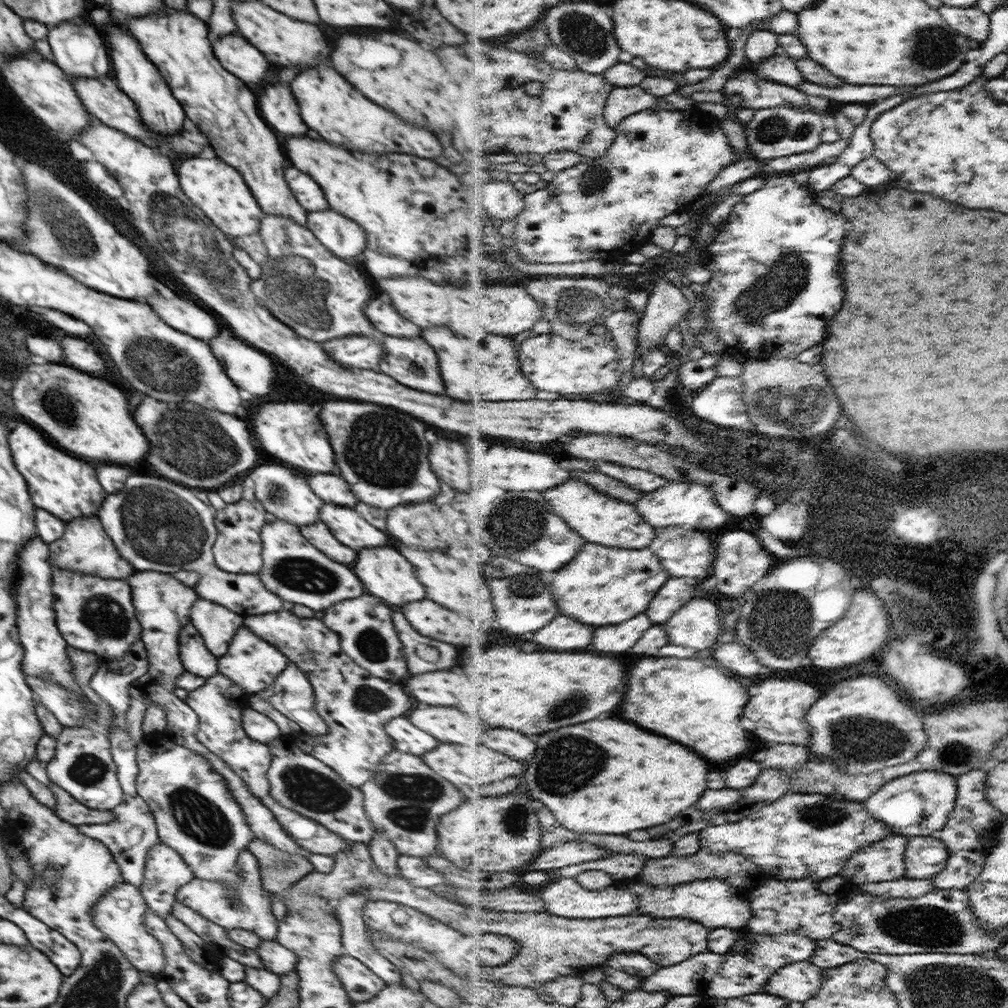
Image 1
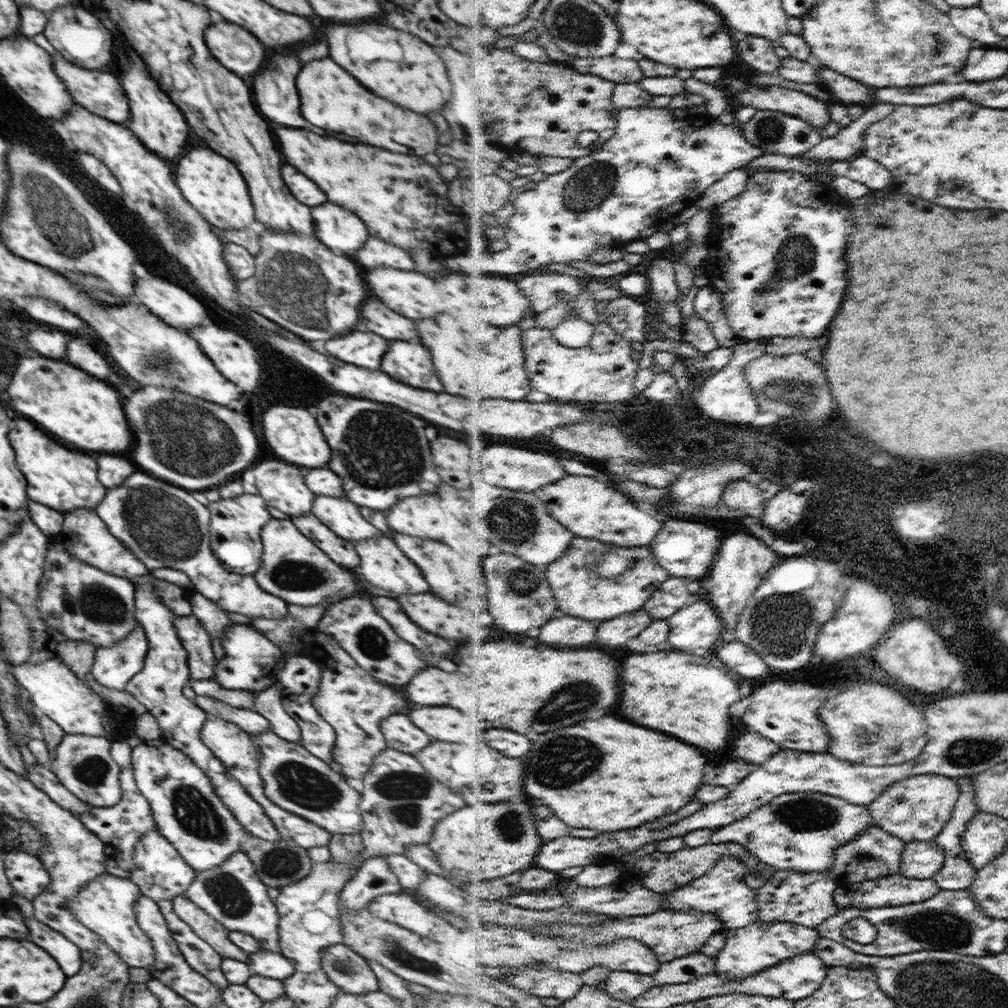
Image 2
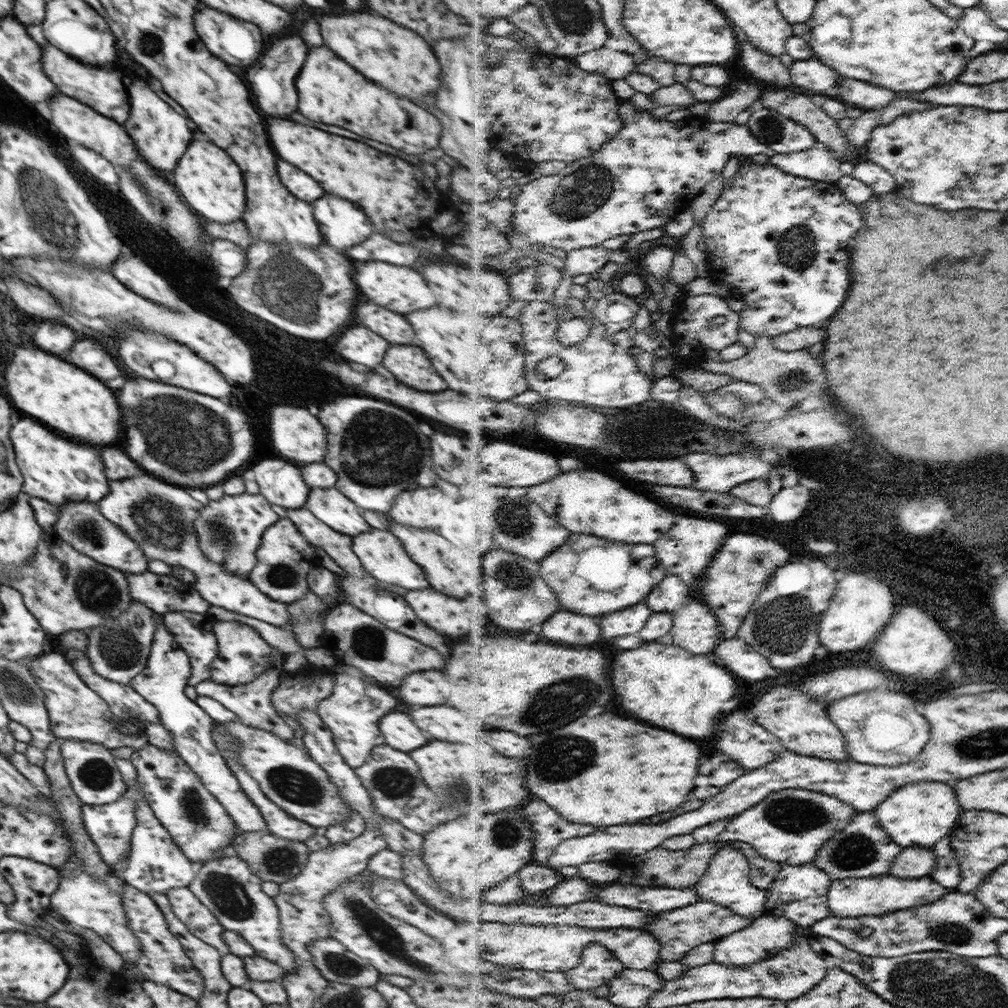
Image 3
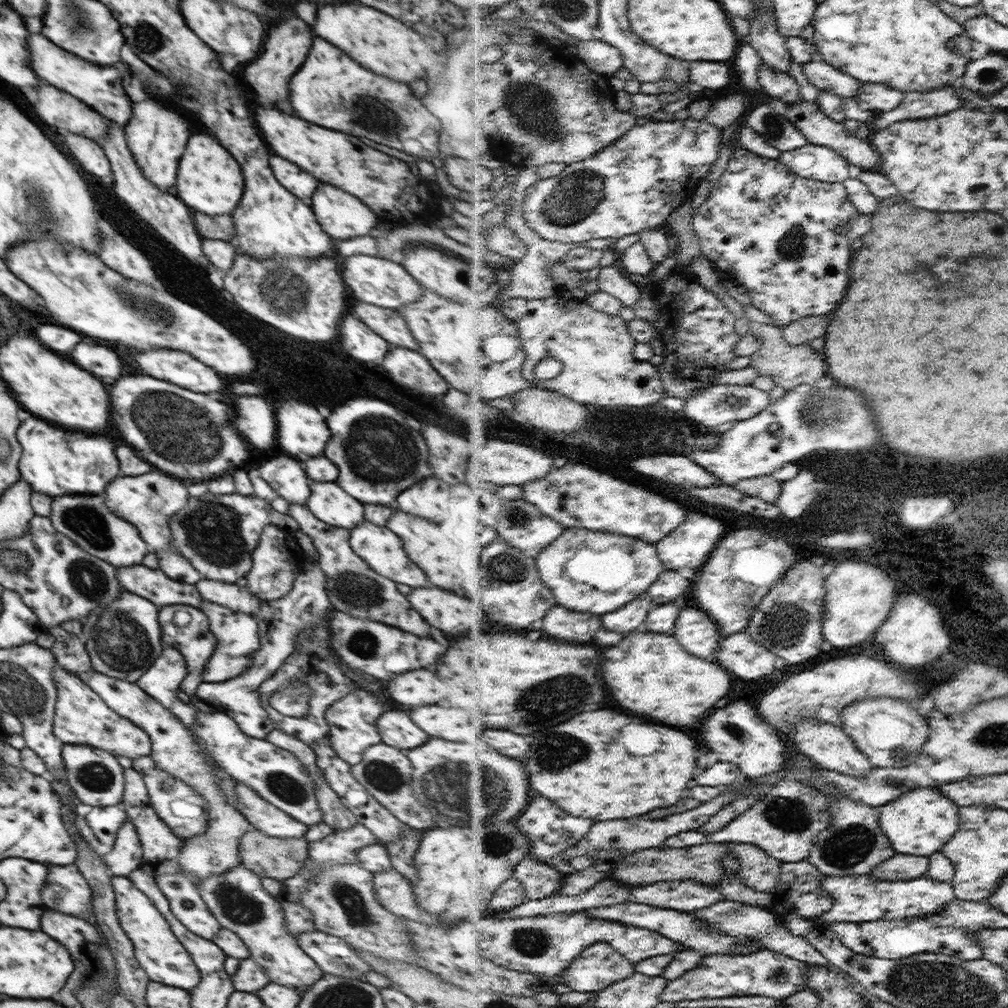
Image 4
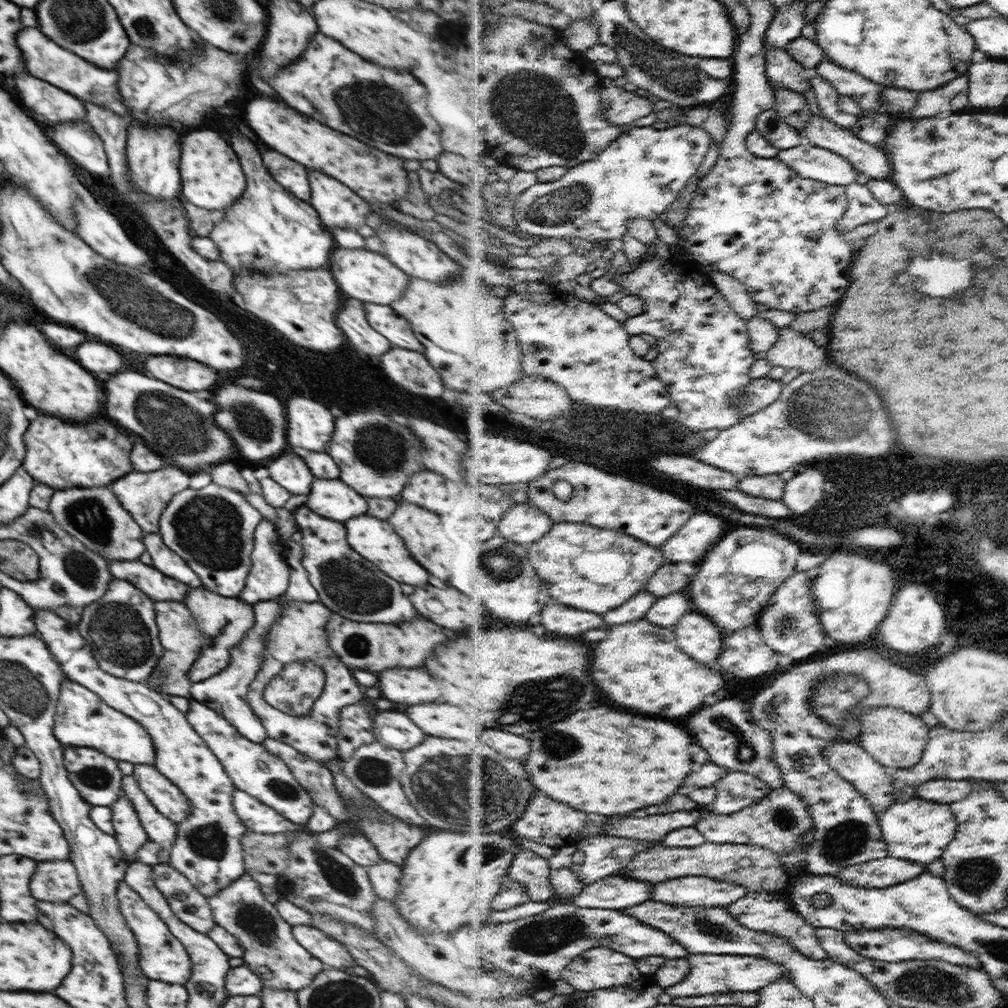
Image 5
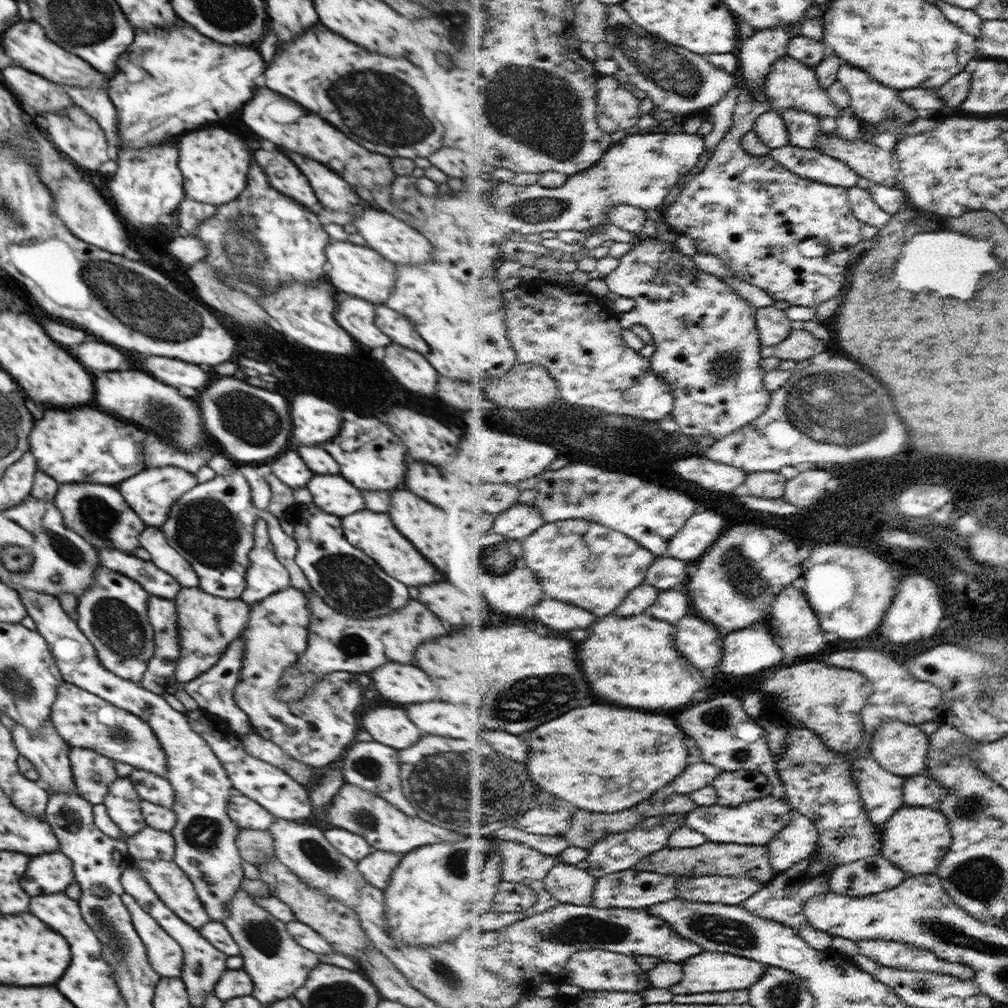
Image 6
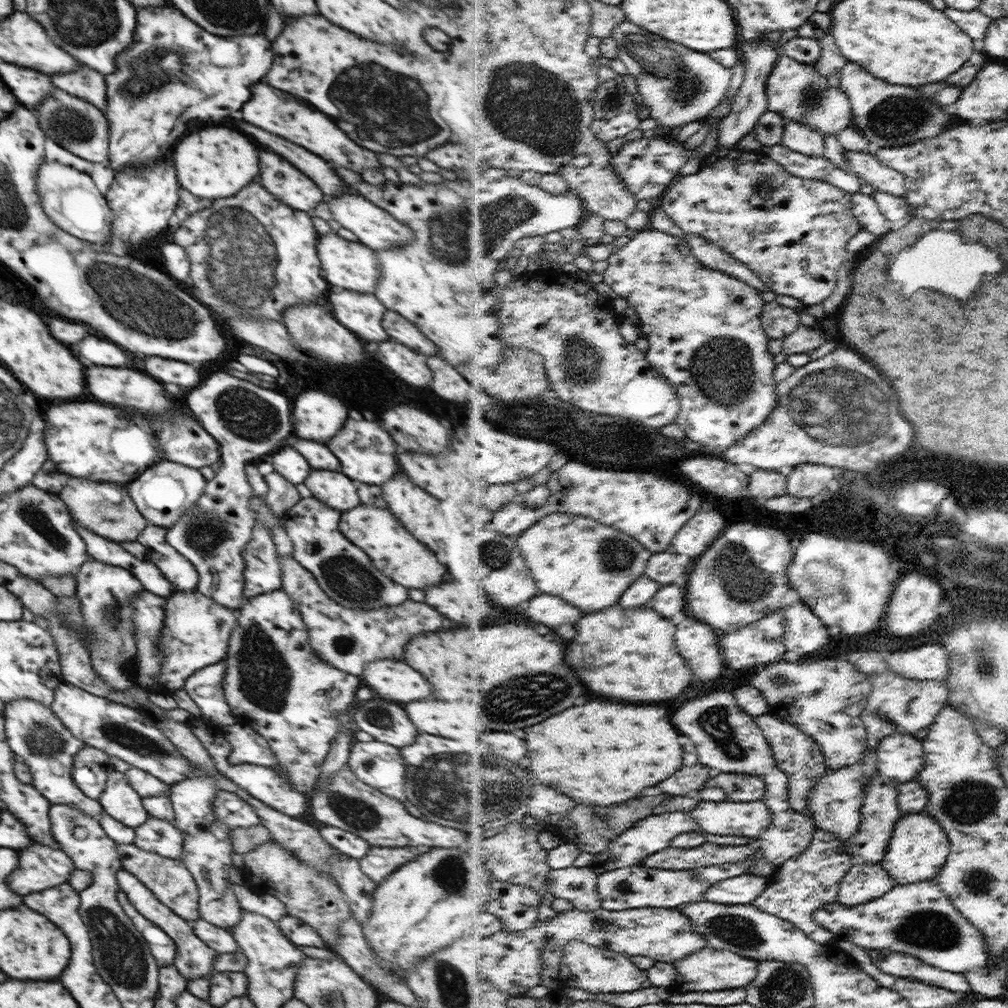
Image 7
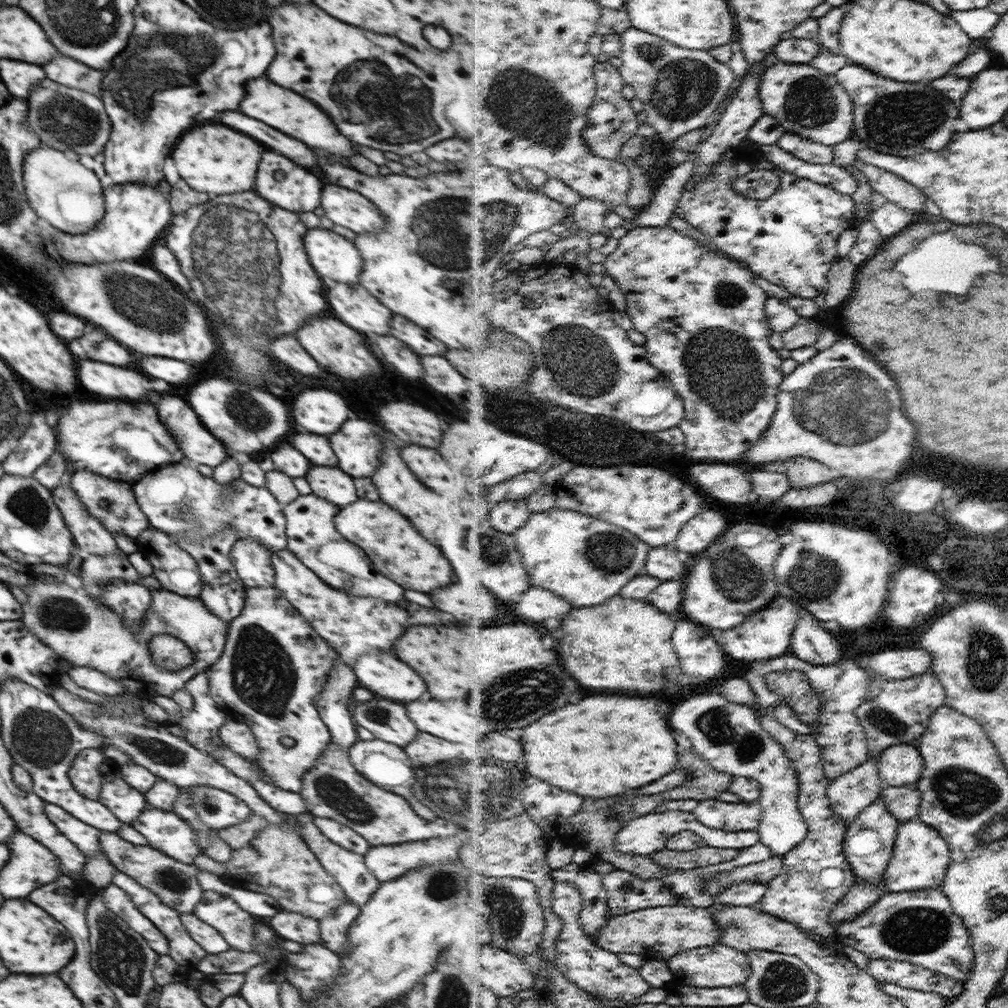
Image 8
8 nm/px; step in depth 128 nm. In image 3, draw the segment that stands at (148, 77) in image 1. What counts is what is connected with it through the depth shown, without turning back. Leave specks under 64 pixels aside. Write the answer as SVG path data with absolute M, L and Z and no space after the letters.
M142 80L128 82L127 93L129 96L130 112L128 120L123 124L125 131L131 136L137 153L161 176L168 176L180 156L186 152L188 142L192 140L192 130L188 120L172 110L166 102L162 102Z

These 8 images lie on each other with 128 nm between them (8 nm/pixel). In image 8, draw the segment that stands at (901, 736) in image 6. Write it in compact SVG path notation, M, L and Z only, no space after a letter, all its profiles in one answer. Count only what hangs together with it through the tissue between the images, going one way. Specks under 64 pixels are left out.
M908 743L889 748L881 760L882 778L890 786L911 786L916 789L924 770L925 759L921 751Z

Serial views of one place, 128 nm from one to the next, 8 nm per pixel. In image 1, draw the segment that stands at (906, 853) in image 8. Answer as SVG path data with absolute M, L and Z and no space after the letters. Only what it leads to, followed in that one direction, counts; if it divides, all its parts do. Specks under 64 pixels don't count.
M926 770L898 777L886 783L870 800L870 812L887 822L898 835L911 838L937 835L949 820L957 800L957 777L946 772Z

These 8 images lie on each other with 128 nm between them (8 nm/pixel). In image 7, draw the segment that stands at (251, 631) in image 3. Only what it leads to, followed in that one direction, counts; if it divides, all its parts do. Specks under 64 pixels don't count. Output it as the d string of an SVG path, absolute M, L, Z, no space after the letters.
M197 590L176 591L166 597L164 626L156 646L161 656L161 669L155 676L157 682L172 690L182 689L185 680L196 671L216 664L226 658L229 638L236 626L238 610L231 610Z

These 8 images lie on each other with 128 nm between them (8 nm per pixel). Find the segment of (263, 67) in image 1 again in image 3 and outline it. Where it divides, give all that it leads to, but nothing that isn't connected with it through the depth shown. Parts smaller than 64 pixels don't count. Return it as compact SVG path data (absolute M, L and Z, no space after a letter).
M208 6L199 8L194 15L194 24L198 36L205 47L219 59L226 60L230 66L250 66L254 64L264 52L264 36L257 24L242 22L230 13L224 14Z

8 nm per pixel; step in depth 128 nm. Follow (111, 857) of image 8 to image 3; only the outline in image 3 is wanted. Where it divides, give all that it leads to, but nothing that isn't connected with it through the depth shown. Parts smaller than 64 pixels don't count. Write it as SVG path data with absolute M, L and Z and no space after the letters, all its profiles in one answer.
M188 887L170 888L165 896L170 901L172 913L193 936L217 948L222 957L229 953L228 945L222 941L225 929L221 922Z

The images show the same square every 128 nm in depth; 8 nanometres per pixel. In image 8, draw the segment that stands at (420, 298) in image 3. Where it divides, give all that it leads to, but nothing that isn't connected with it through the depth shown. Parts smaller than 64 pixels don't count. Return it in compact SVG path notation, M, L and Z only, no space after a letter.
M322 227L308 229L303 241L310 264L320 277L327 276L346 284L359 283L359 276L363 271L363 258L353 241L346 240L334 231Z

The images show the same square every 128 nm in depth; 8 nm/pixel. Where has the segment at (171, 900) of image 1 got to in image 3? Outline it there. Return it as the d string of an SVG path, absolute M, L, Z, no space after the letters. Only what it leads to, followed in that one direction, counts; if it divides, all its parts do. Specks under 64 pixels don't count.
M146 797L137 800L134 814L137 825L131 834L131 853L127 859L127 866L120 874L120 879L147 895L150 893L166 895L170 888L187 887L197 875L200 867L186 858L182 849L156 818Z

